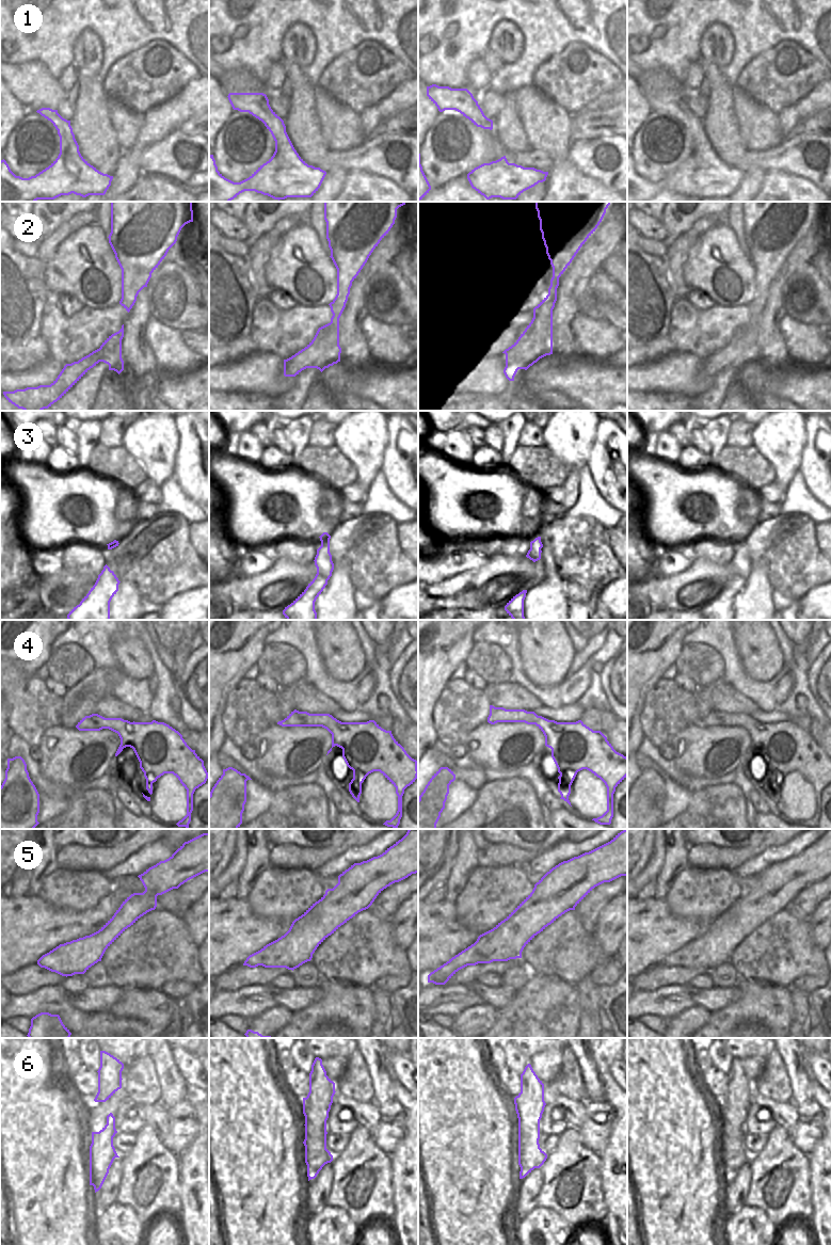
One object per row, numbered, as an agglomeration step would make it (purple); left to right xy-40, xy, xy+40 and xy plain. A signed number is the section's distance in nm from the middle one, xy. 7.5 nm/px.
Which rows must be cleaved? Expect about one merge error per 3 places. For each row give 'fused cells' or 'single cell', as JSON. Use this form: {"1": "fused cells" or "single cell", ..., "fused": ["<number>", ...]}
{"1": "single cell", "2": "single cell", "3": "fused cells", "4": "single cell", "5": "single cell", "6": "fused cells", "fused": ["3", "6"]}

